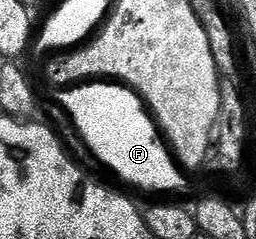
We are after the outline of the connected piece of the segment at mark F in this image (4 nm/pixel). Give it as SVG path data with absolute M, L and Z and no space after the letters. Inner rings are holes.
M92 80L59 91L60 106L68 114L88 114L84 126L92 130L96 146L92 154L100 158L120 178L141 186L144 190L180 190L184 186L185 171L178 165L171 149L166 145L155 121L149 120L150 110L135 90L112 80ZM148 121L145 126L136 122Z

